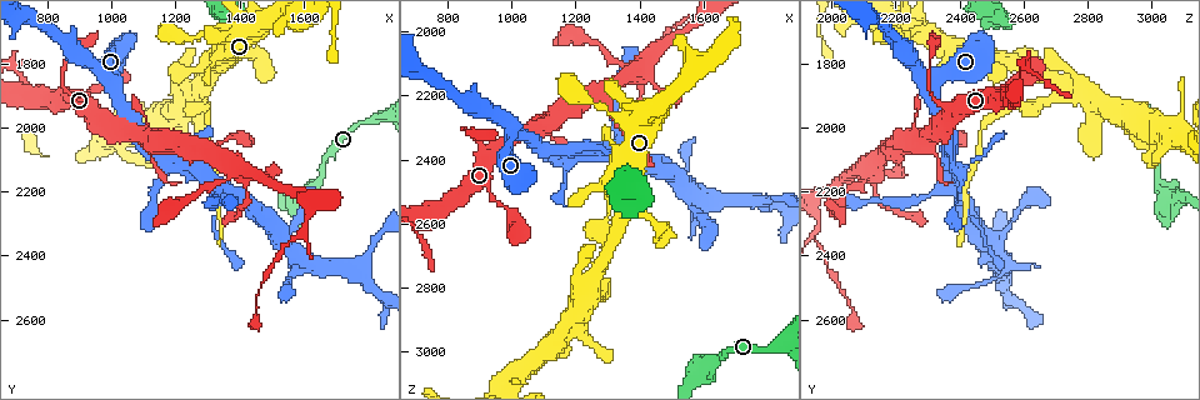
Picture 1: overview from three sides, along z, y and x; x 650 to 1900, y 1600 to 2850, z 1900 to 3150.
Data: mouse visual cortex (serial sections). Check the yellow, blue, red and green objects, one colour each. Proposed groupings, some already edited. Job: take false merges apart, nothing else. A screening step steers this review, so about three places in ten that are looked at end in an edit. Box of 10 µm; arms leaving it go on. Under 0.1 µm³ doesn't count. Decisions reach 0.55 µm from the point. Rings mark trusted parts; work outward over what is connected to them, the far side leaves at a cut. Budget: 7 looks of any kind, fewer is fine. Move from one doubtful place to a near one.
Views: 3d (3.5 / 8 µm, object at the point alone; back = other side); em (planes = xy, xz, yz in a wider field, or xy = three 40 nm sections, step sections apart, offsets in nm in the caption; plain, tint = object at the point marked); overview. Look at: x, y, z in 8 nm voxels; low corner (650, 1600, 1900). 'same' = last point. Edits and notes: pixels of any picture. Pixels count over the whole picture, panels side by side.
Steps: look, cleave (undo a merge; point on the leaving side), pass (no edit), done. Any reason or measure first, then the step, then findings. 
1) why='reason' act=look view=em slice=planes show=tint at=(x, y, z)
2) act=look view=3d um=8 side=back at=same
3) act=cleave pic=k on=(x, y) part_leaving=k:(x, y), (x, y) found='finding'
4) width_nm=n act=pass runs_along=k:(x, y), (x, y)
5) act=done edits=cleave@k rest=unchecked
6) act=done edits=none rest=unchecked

why='three arms meet' act=look view=3d um=3.5 at=(1290, 1860, 2720)

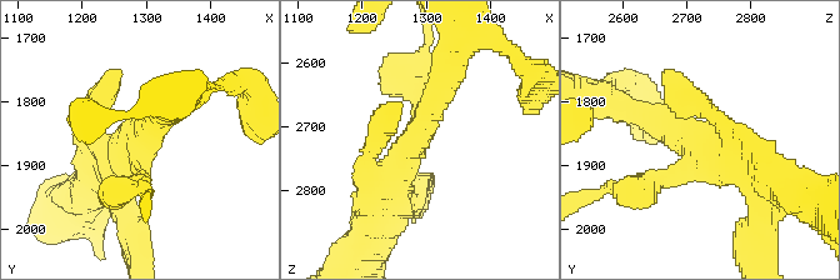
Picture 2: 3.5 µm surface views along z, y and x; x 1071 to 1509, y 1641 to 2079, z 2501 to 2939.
arms=3 arm_widths_nm=200,350,450 act=look view=em slice=xy step=2 show=tint at=(1285, 1860, 2720)

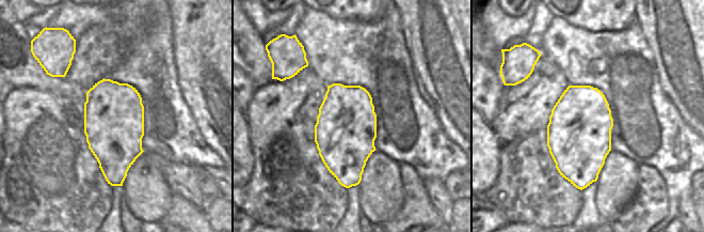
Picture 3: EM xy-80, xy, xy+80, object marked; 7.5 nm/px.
width_nm=460 act=cleave pic=2 on=(421, 59) part_leaving=2:(673, 179), (593, 198) found='two cells meet here'

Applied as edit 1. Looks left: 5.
act=look view=overview

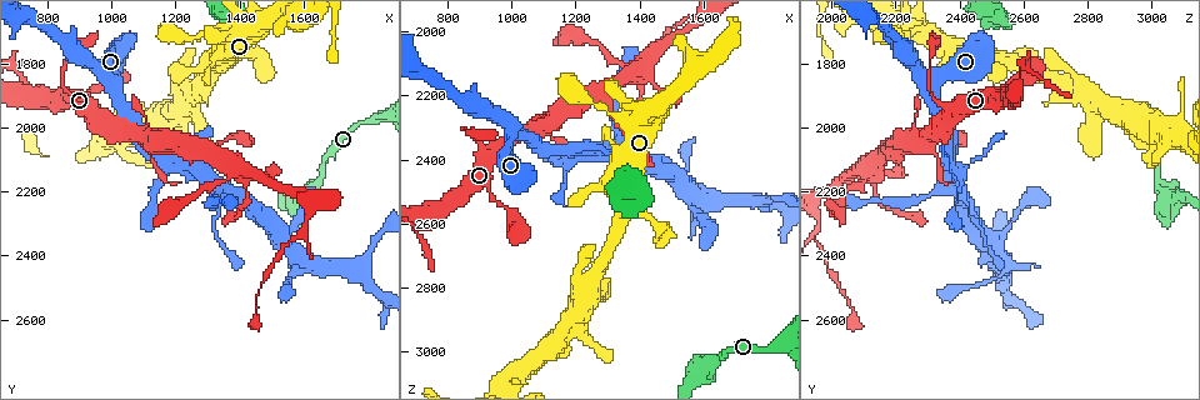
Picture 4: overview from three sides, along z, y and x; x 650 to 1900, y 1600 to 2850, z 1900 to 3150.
why='side arm on a straight run' act=look view=3d um=3.5 at=(1410, 2140, 2090)

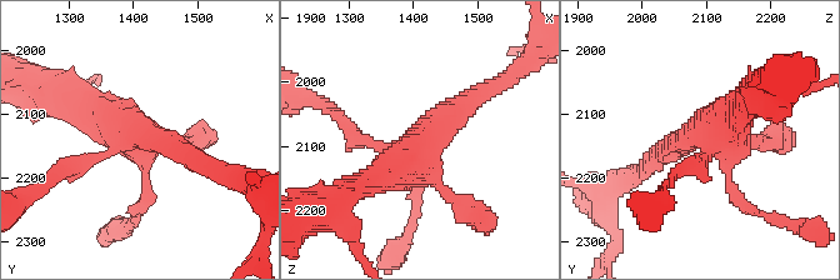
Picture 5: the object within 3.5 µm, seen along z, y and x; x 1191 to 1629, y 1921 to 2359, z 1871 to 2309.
why='need the tissue' act=look view=em slice=xy step=1 show=tint at=(1415, 2130, 2095)

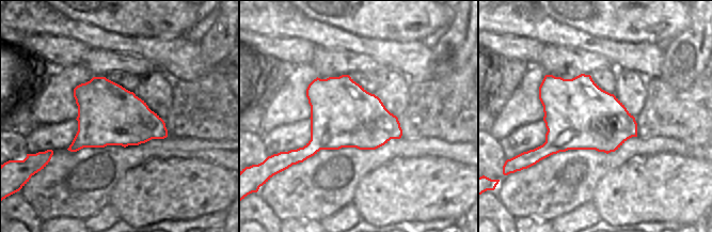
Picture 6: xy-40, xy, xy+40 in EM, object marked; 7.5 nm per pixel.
act=pass runs_along=5:(343, 195), (404, 164), (469, 103) found='continuous, no second cell'

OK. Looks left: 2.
why='abrupt turn' act=look view=3d um=3.5 at=(1590, 2210, 3060)

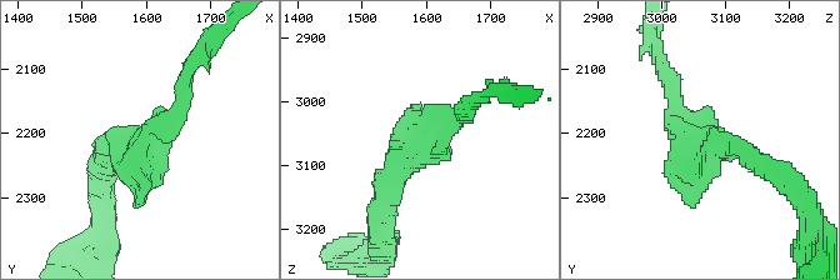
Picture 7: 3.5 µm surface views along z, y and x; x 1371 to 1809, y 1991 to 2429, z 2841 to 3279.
act=look view=em slice=xy step=5 show=tint at=(1595, 2220, 3065)

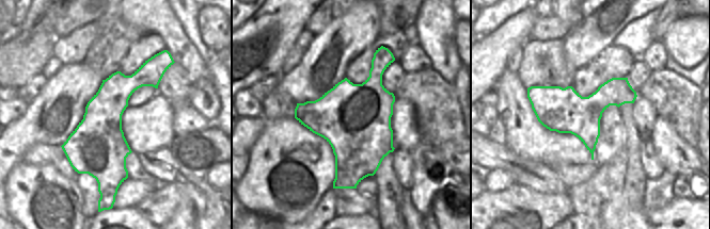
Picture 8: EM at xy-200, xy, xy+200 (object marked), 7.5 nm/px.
act=pass found='all the same cell'

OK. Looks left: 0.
act=done edits=cleave@2 rest=unchecked

